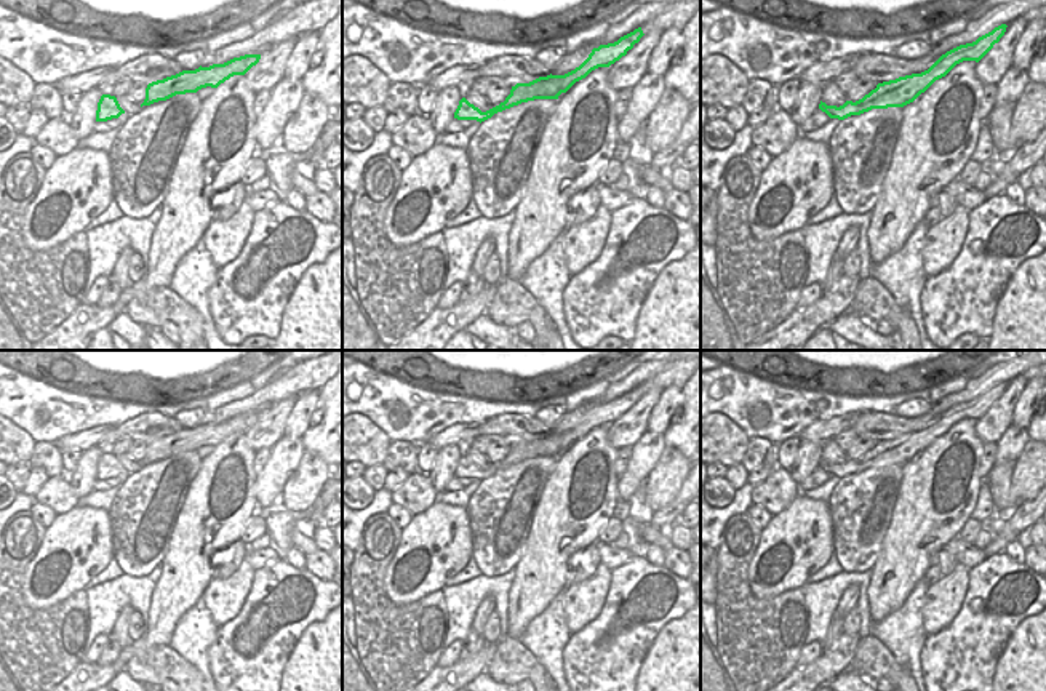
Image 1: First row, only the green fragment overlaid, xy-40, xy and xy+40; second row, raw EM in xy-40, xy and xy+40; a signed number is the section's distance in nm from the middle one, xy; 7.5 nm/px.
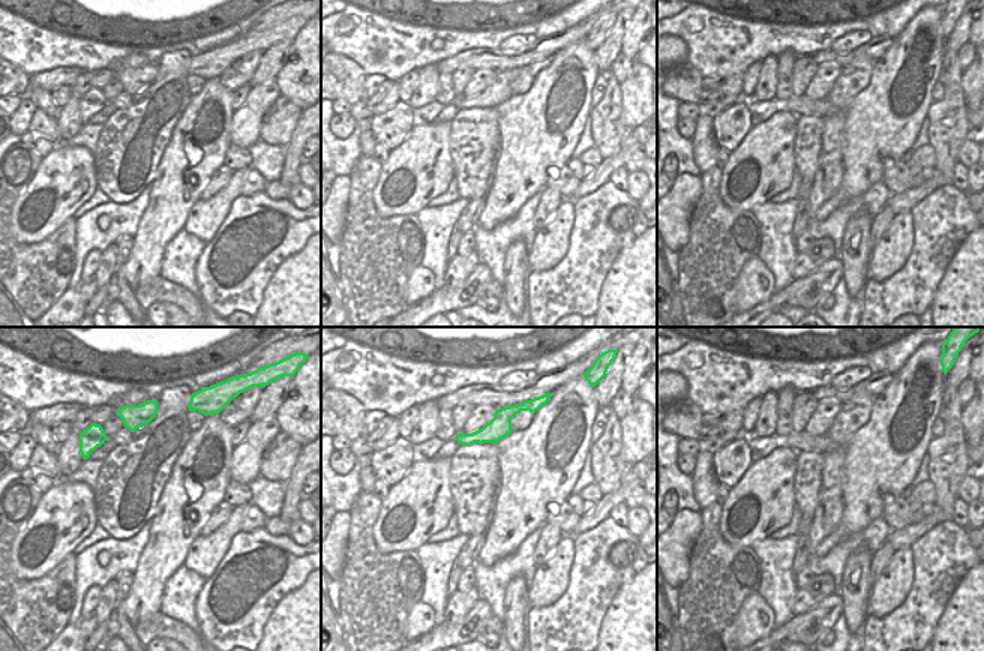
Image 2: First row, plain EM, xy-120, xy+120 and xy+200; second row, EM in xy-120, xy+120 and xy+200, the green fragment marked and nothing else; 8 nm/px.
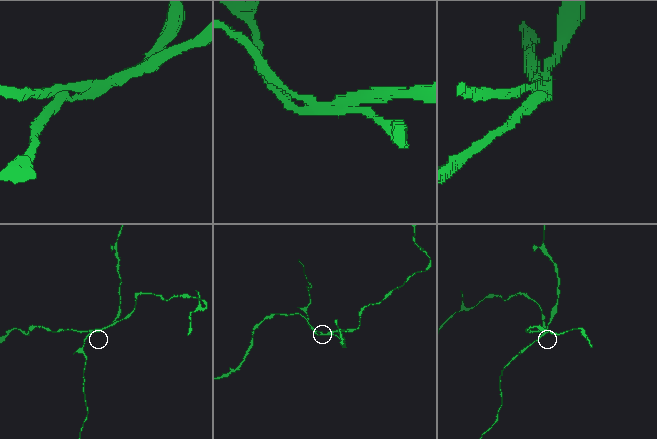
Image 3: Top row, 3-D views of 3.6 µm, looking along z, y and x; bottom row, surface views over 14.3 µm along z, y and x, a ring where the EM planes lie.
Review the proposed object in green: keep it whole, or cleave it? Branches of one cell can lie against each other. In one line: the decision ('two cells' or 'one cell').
two cells

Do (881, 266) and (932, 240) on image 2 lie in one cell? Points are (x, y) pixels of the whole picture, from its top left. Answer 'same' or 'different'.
different

